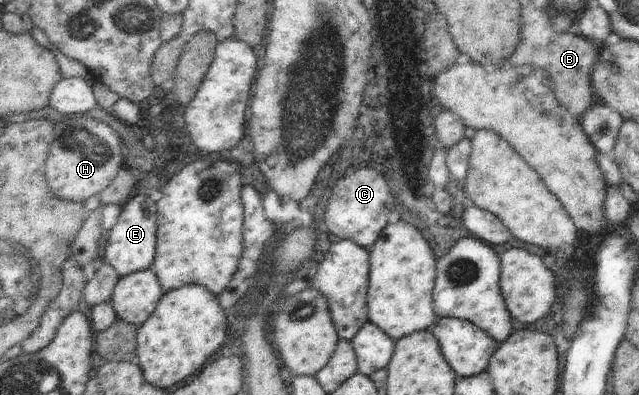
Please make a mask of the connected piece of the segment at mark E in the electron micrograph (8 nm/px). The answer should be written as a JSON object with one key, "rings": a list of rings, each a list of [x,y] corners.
{"rings":[[[138,195],[127,204],[124,204],[117,223],[108,233],[106,244],[106,261],[114,267],[120,278],[151,269],[156,254],[157,233],[156,202],[149,195]]]}

